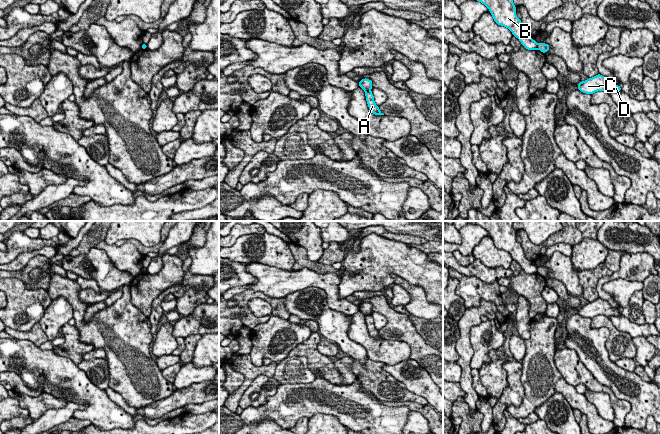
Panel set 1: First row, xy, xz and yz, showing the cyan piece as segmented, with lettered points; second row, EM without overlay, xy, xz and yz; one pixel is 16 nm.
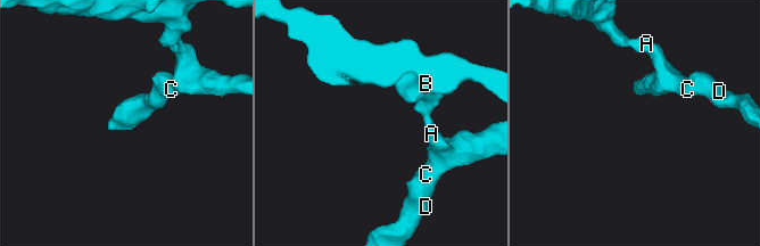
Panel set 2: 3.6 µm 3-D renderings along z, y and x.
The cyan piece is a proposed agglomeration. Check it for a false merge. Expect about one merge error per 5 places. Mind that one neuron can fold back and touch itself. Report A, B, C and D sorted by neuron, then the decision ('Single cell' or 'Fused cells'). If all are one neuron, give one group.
Groups: A C D / B. Fused cells

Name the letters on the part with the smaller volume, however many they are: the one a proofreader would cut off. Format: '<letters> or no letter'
B

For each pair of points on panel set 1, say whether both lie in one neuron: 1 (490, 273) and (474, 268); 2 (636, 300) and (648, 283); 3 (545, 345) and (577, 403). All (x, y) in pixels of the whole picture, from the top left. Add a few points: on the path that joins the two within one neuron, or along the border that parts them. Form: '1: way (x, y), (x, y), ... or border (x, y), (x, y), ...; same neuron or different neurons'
1: way (486, 273), (478, 269); same neuron
2: border (642, 290), (644, 299); different neurons
3: way (548, 359), (553, 368), (555, 379), (565, 389); same neuron

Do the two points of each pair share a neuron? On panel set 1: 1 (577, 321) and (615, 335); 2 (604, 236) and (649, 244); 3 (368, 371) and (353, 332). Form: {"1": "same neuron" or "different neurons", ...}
{"1": "different neurons", "2": "same neuron", "3": "different neurons"}

